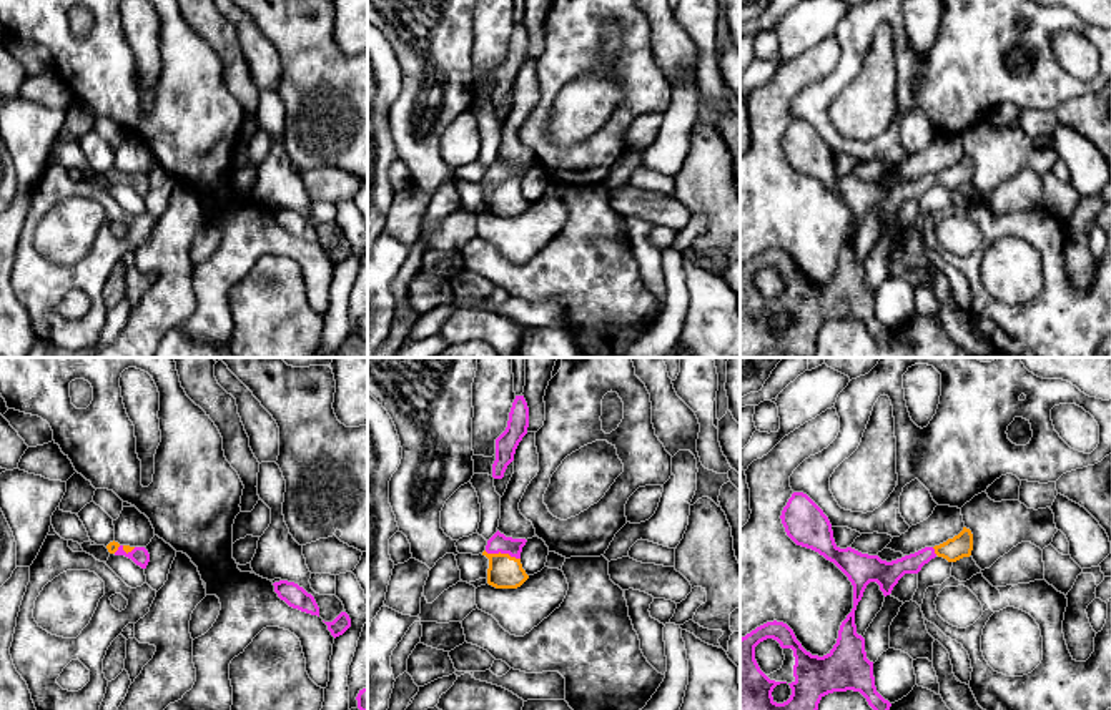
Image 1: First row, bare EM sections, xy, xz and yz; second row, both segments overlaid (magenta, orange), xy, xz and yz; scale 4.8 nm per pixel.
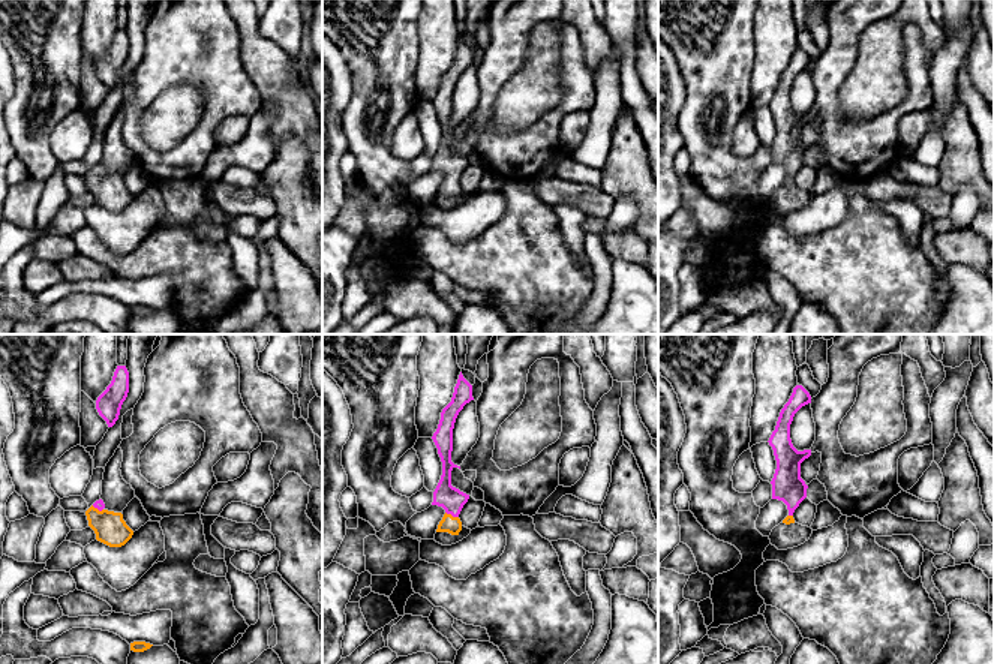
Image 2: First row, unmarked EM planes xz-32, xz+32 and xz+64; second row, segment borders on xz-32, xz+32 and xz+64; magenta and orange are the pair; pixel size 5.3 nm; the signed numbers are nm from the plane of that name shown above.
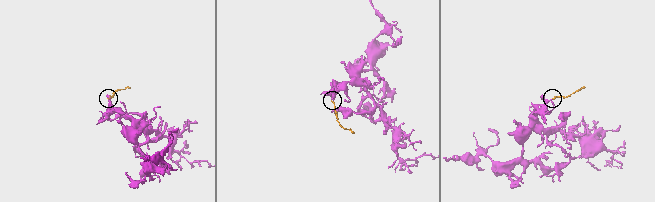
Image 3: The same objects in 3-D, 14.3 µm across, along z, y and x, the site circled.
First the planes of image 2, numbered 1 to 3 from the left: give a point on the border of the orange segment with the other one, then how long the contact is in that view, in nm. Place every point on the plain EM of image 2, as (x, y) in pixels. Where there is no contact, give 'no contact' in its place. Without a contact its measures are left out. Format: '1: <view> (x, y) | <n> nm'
1: xz-32 (98, 173) | 70 nm
2: xz+32 (452, 179) | 80 nm
3: xz+64 (790, 179) | 30 nm

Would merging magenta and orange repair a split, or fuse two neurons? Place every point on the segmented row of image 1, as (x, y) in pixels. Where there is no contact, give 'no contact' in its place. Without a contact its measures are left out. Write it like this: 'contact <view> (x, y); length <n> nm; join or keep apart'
contact xz (503, 552); length 180 nm; join

